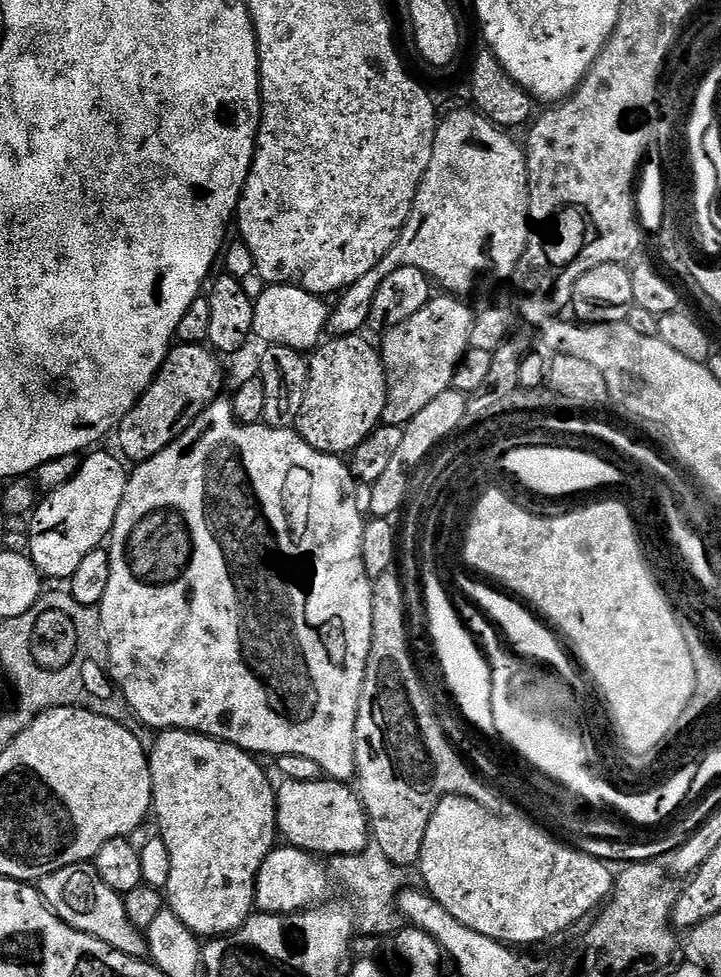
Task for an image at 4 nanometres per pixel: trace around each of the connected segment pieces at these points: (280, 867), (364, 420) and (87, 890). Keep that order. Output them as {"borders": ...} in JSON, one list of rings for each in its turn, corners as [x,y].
{"borders":[[[[277,846],[264,859],[262,866],[258,870],[255,907],[261,913],[269,916],[291,916],[294,912],[302,912],[313,906],[319,906],[325,903],[329,899],[328,883],[330,883],[330,877],[325,861],[321,857],[311,852],[304,852],[301,848]]],[[[363,335],[323,341],[308,360],[308,389],[298,421],[301,438],[314,450],[351,454],[384,419],[388,374],[381,353]]],[[[63,868],[49,876],[43,876],[38,882],[38,891],[44,897],[45,904],[55,912],[59,920],[64,924],[69,924],[75,932],[85,932],[94,938],[98,938],[102,942],[106,942],[114,950],[118,950],[127,956],[135,956],[144,958],[148,956],[148,938],[141,929],[134,926],[134,922],[130,922],[130,918],[126,916],[126,906],[124,905],[123,895],[114,890],[110,890],[110,886],[106,886],[106,882],[102,882],[102,878],[97,876],[95,871],[80,872],[84,870],[73,870]]]]}

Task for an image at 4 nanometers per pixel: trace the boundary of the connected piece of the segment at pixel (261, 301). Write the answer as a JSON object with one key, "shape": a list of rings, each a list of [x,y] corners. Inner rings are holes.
{"shape":[[[274,284],[254,300],[253,337],[264,340],[265,345],[277,344],[293,348],[295,352],[308,354],[325,339],[330,308],[321,297],[294,284]]]}

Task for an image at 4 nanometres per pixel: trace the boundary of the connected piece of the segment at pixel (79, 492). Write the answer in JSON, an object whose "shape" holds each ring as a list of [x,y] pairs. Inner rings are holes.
{"shape":[[[95,452],[88,454],[93,456],[85,455],[74,478],[47,493],[31,513],[26,552],[41,577],[71,581],[82,558],[101,547],[112,535],[114,518],[118,506],[122,506],[122,494],[126,494],[130,472],[119,455]]]}

